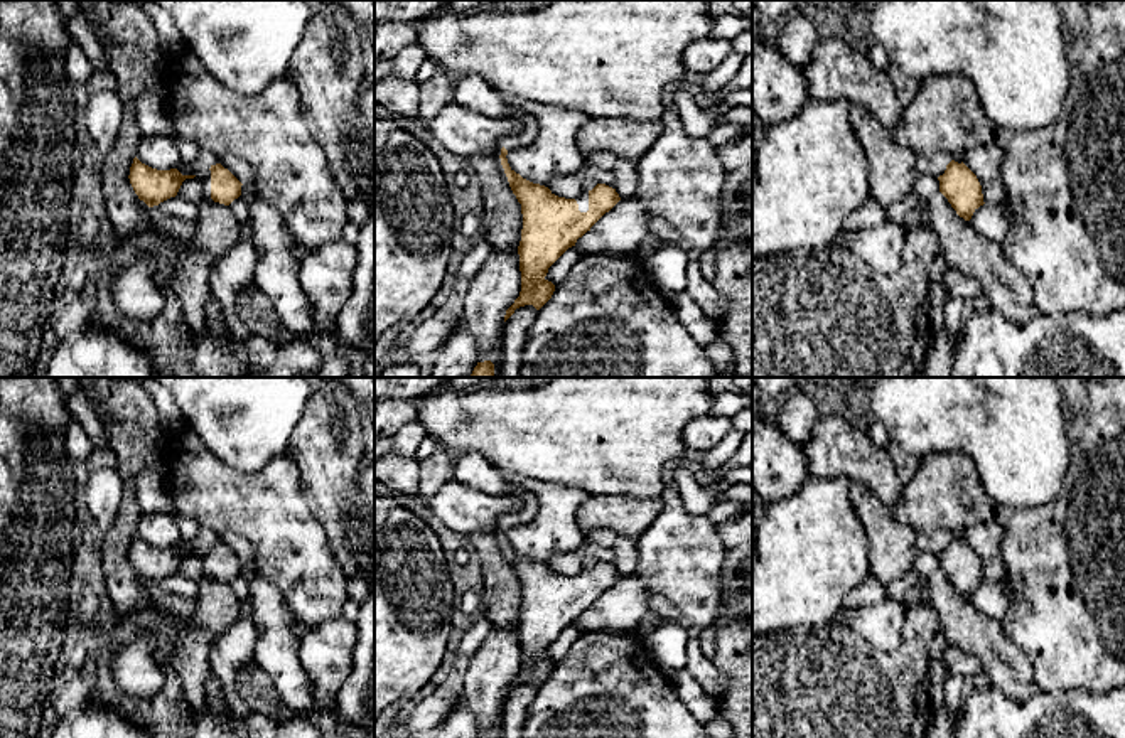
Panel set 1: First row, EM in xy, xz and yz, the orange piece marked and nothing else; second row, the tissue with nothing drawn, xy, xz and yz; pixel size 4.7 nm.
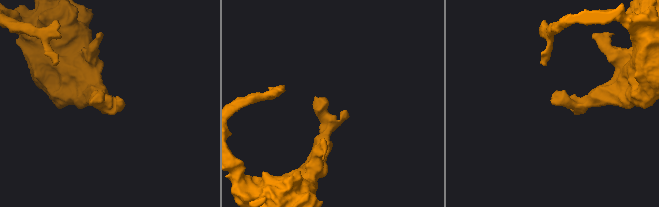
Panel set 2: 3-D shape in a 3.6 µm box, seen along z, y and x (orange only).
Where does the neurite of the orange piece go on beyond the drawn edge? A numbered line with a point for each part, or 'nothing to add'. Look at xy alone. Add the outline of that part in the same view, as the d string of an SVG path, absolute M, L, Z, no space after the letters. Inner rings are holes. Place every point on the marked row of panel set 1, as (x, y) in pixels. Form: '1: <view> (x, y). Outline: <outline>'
1: xy (204, 176). Outline: M204 168L197 179L202 182L202 199L209 199L211 197L211 170Z

